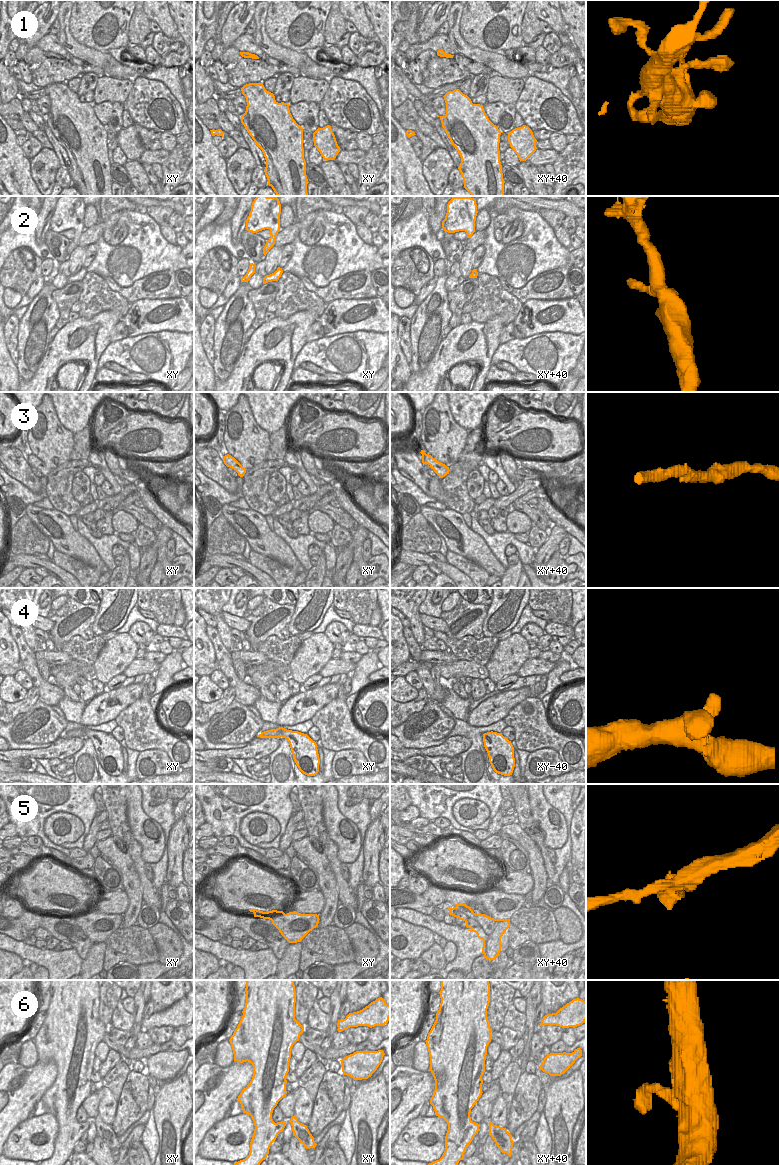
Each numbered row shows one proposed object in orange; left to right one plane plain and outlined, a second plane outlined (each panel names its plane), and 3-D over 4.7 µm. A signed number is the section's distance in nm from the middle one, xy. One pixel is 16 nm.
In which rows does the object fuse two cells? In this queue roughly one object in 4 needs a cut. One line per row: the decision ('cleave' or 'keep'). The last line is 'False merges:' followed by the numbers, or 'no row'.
1: keep
2: keep
3: keep
4: keep
5: cleave
6: keep
False merges: 5

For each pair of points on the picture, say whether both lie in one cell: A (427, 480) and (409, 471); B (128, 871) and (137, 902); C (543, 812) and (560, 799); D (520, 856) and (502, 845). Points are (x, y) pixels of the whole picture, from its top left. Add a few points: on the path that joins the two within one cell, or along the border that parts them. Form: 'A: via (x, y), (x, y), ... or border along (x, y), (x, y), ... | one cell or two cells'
A: via (423, 480), (413, 471) | one cell
B: via (131, 879), (134, 894) | one cell
C: border along (543, 794), (544, 798), (563, 816), (566, 825) | two cells
D: border along (515, 845), (512, 851), (515, 866), (525, 871) | two cells

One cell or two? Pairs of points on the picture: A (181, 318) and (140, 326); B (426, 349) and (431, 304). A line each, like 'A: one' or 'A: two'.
A: one
B: one

